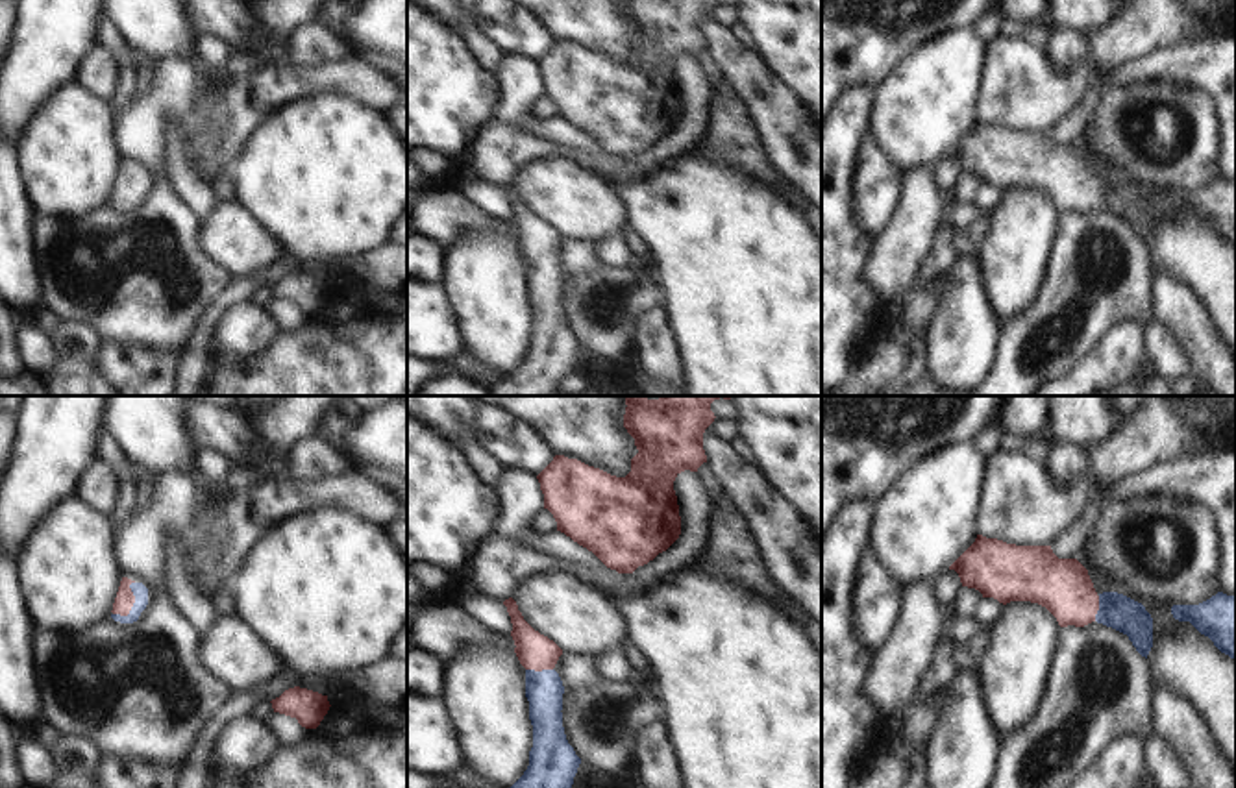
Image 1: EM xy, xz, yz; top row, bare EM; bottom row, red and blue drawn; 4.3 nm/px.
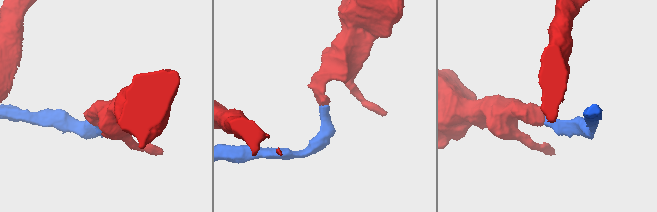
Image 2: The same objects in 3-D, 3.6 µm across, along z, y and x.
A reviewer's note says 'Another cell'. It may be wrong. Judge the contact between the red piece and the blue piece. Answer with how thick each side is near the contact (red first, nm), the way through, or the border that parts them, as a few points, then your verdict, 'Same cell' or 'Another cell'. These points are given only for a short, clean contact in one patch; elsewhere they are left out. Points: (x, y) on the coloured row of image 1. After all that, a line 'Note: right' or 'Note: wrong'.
Thickness 90 nm (red) against 70 nm. Path across: xy (124, 600), (132, 605), (139, 590). Same cell.
Note: wrong

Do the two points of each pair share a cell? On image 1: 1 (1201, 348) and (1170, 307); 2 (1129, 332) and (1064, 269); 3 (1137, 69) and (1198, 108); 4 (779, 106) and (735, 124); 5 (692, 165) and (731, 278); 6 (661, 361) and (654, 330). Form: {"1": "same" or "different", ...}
{"1": "same", "2": "different", "3": "different", "4": "different", "5": "same", "6": "same"}

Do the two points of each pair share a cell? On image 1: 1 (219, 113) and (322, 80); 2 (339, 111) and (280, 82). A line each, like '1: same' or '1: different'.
1: same
2: different

